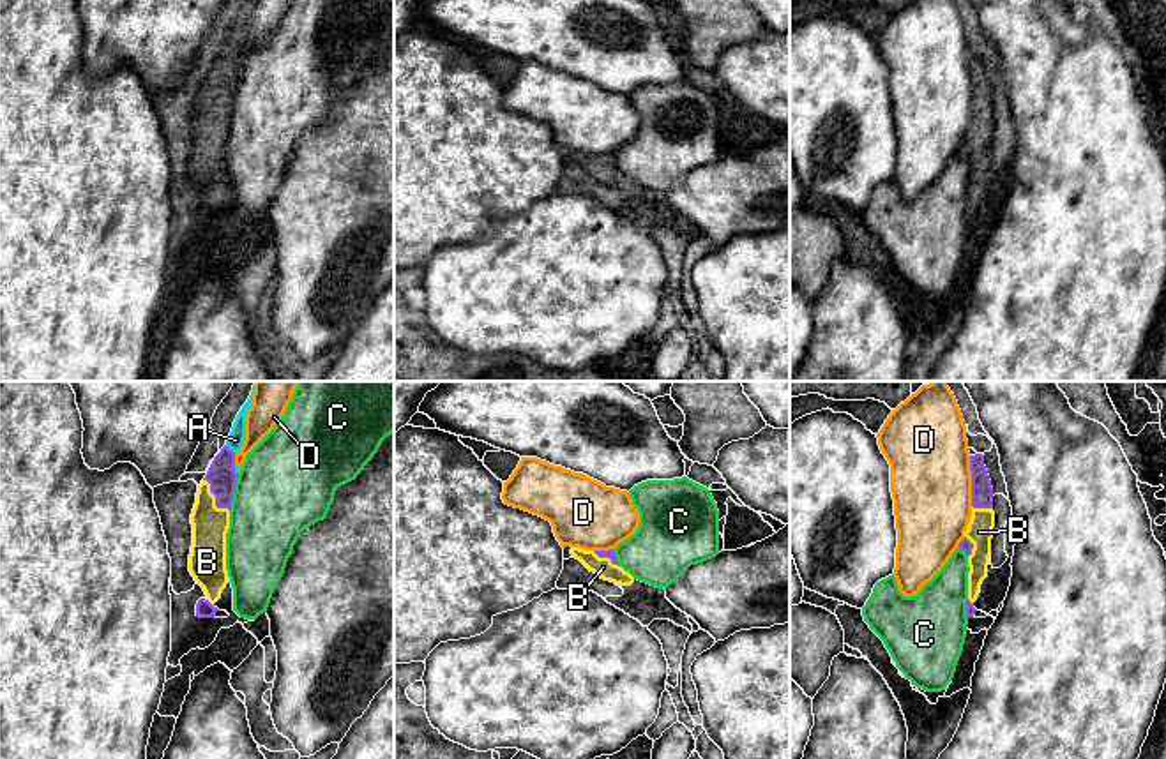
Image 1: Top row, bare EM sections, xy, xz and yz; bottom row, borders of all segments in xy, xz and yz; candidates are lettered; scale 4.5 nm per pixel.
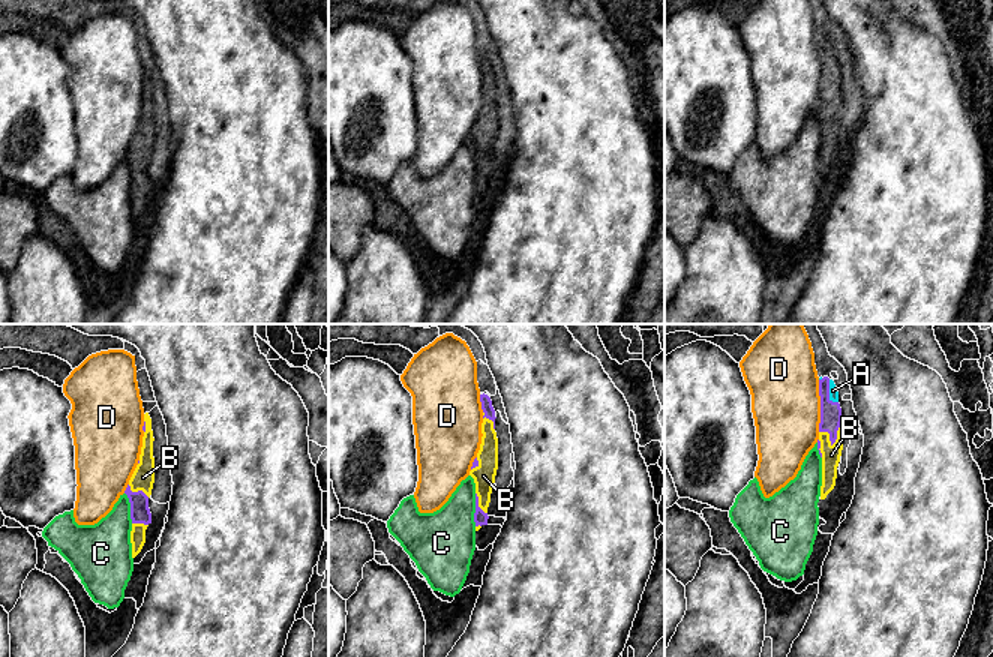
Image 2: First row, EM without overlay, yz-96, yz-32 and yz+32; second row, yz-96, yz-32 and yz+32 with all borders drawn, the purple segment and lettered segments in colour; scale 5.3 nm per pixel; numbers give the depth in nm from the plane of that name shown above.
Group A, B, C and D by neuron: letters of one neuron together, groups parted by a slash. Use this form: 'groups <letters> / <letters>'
groups A B / C / D

